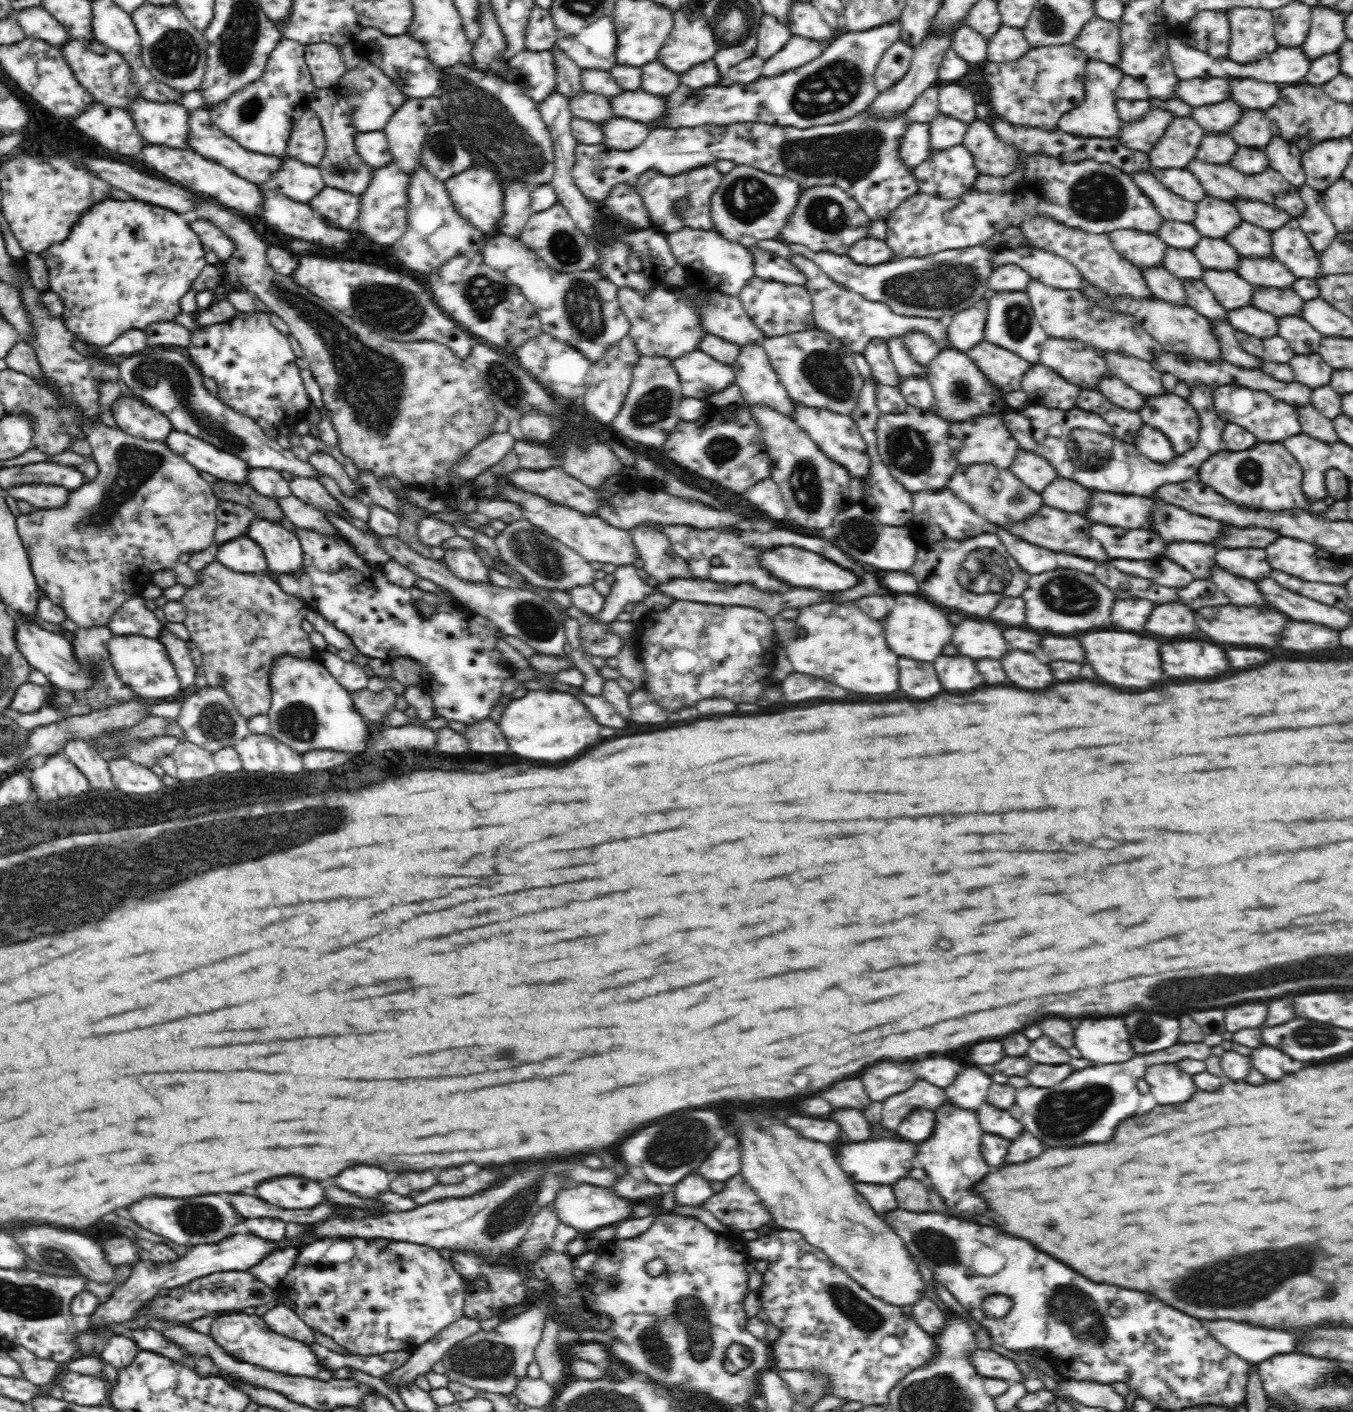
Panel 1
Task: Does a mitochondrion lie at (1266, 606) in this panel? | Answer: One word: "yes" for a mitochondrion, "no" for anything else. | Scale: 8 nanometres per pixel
no

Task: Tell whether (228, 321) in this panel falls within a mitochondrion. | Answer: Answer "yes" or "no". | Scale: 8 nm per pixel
no

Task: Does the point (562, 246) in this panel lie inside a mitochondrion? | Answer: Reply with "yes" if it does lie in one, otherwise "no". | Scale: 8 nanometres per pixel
yes

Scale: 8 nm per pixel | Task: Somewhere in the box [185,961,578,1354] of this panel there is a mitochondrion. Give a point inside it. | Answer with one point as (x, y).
(510, 1214)

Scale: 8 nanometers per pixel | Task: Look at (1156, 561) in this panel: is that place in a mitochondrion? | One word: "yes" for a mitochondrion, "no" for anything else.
no

